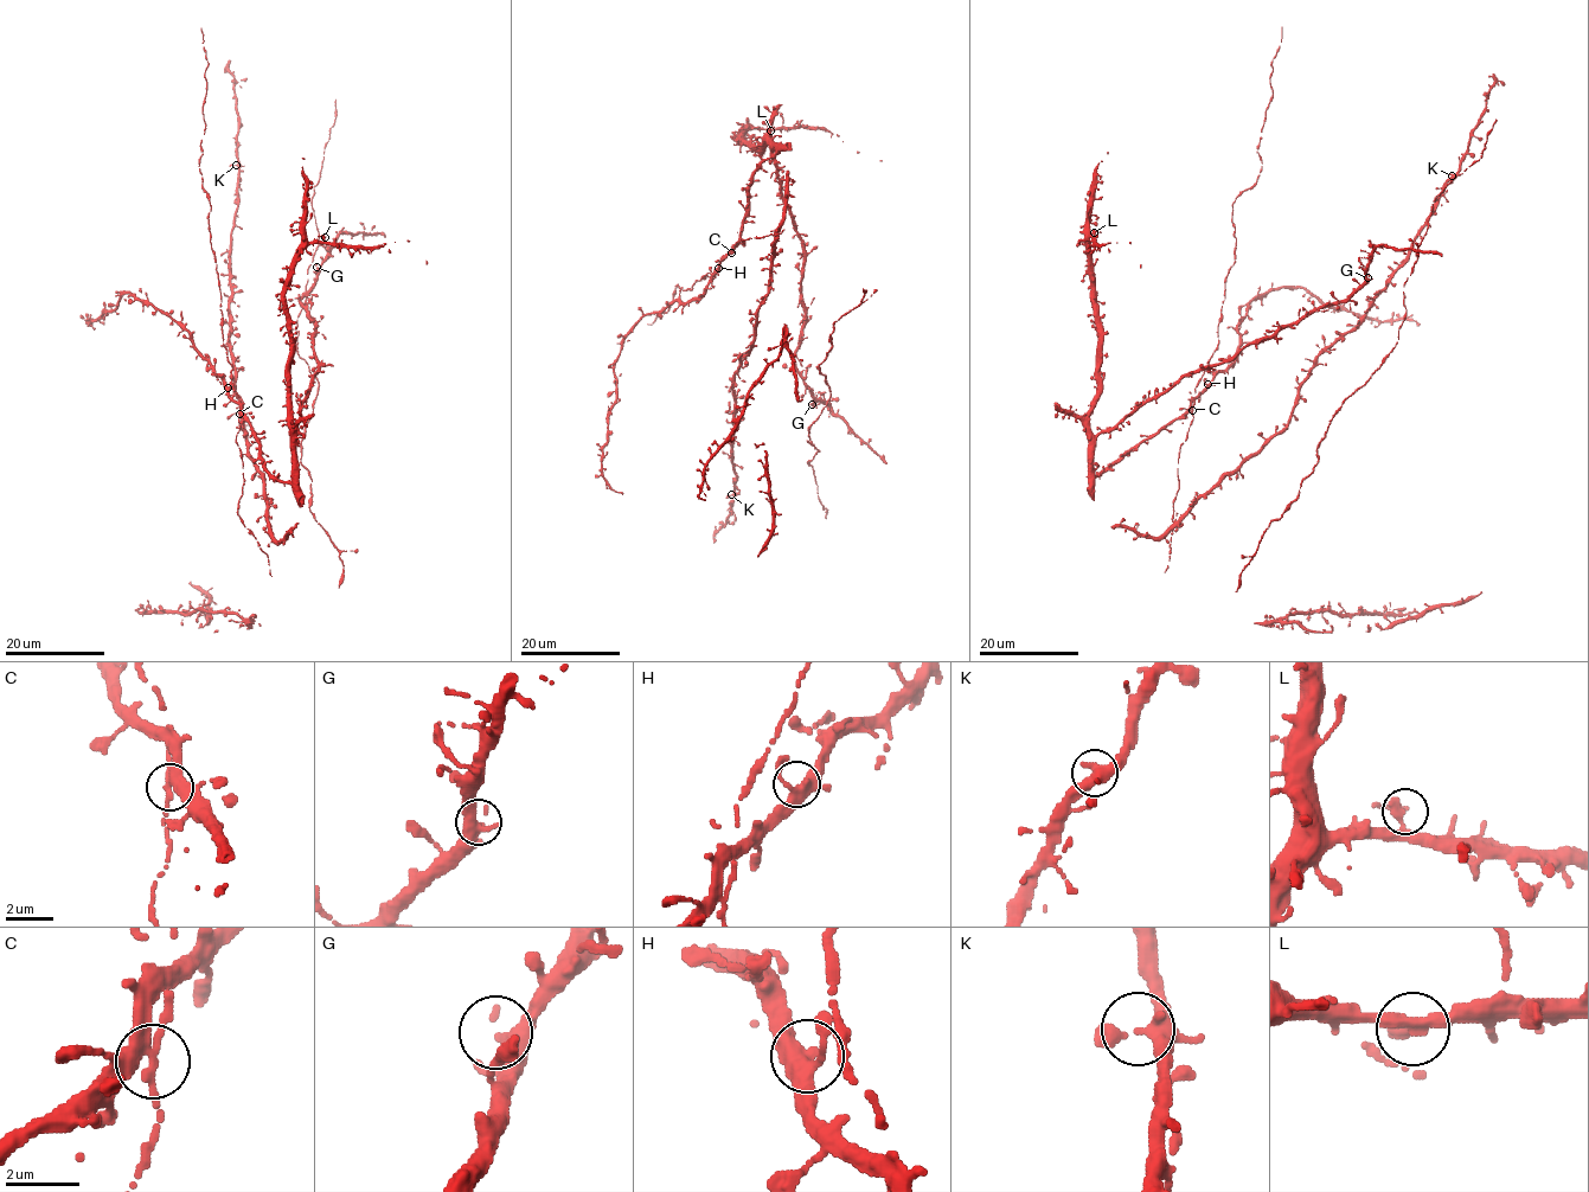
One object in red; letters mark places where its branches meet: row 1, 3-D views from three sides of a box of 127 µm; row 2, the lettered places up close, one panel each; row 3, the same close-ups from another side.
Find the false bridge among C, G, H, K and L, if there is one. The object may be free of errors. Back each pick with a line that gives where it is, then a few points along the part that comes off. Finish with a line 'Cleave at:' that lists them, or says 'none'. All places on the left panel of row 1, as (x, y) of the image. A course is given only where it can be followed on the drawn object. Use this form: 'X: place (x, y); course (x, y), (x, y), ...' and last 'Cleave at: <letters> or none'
Cleave at: none

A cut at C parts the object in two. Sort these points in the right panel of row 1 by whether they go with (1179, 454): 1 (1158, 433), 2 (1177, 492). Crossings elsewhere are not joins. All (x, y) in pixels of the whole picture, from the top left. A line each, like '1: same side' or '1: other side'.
1: other side
2: same side

